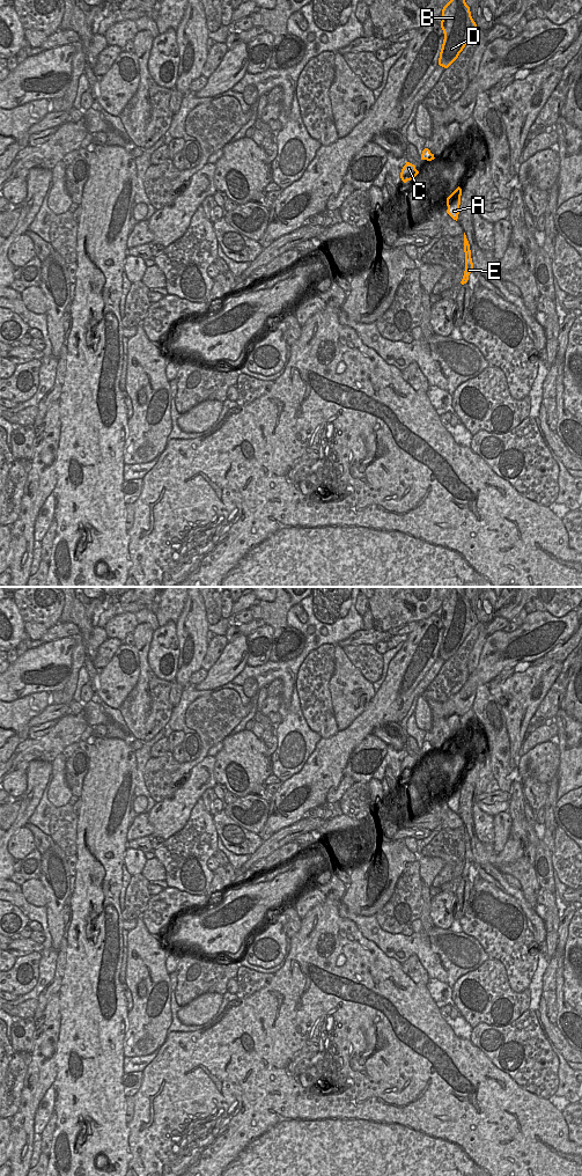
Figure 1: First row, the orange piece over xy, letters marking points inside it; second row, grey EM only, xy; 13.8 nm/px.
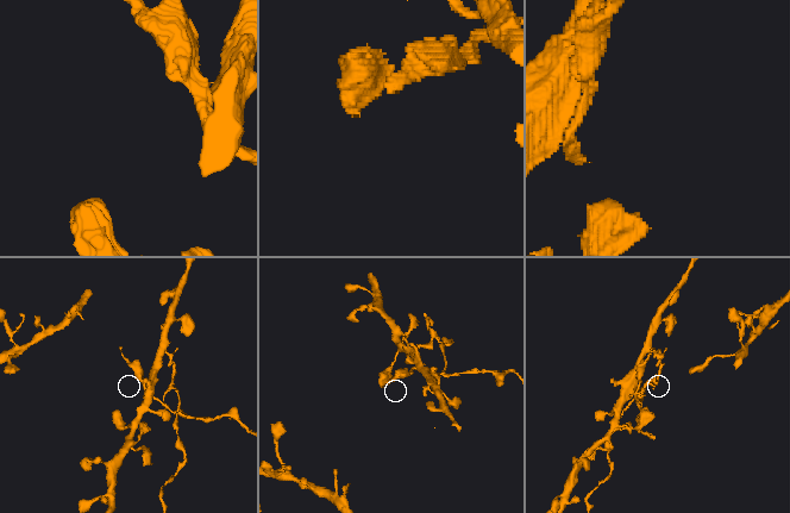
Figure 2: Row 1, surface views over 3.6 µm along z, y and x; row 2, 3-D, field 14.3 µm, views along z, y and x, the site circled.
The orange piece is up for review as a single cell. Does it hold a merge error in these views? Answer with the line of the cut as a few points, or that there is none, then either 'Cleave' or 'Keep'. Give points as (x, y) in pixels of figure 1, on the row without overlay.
Split along xy (432, 747), (428, 752). Cleave

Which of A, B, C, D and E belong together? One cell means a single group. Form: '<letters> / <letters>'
A E / B C D

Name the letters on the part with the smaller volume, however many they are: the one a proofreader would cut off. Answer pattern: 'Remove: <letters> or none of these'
Remove: A, E

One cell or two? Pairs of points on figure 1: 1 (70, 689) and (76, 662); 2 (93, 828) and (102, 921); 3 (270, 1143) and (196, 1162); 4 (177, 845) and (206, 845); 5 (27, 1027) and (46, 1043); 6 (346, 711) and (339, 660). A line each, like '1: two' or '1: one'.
1: one
2: one
3: one
4: one
5: two
6: one

